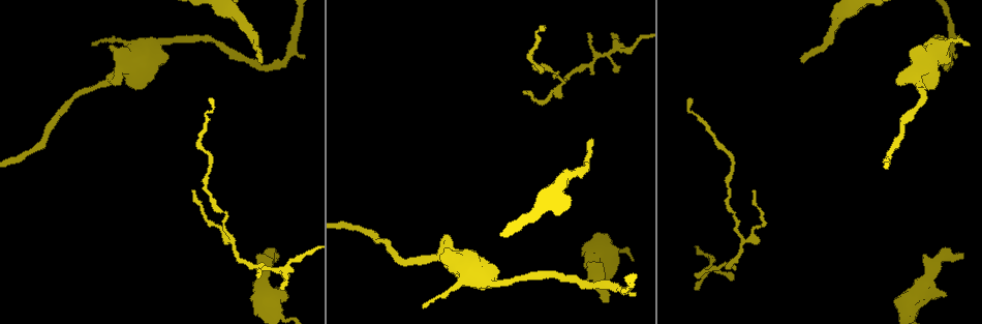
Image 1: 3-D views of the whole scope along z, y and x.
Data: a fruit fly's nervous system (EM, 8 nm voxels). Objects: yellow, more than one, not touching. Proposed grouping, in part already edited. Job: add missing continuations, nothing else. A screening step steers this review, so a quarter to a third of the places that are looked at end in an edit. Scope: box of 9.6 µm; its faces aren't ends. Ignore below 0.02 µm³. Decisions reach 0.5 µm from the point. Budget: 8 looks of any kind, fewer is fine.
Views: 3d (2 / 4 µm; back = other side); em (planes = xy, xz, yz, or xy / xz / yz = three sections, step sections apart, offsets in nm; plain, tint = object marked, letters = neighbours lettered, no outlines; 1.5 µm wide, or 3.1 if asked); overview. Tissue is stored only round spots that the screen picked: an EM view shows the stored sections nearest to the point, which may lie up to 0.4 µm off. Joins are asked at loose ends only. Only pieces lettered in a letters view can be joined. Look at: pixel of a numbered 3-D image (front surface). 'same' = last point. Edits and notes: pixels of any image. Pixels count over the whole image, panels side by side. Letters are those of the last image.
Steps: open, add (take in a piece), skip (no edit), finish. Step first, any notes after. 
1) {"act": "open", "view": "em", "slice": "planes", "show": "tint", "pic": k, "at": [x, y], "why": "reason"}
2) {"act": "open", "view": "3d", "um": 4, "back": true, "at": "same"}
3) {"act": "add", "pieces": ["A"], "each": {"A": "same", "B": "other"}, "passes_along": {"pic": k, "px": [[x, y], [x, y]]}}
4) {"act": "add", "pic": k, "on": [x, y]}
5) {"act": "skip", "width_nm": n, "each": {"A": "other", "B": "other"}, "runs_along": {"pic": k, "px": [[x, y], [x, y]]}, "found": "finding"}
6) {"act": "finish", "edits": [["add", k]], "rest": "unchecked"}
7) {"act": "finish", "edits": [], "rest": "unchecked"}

{"act": "open", "view": "em", "slice": "yz", "step": 4, "show": "letters", "pic": 1, "at": [693, 100], "why": "end of a long branch"}

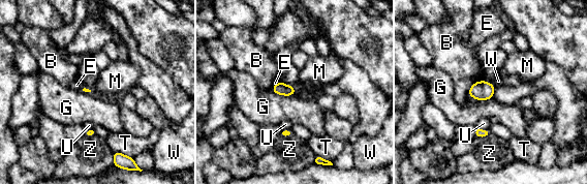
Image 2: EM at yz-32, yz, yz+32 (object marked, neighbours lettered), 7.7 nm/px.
{"act": "open", "view": "em", "slice": "planes", "show": "letters", "at": "same"}

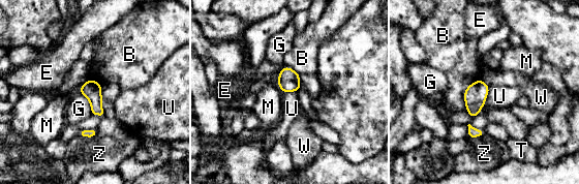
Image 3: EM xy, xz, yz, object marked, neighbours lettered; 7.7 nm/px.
{"act": "skip", "each": {"B": "other", "E": "other", "G": "other", "M": "other", "T": "other", "U": "other", "W": "other", "Z": "other"}, "border": {"pic": 3, "px": [[489, 87], [483, 104]]}, "found": "no lettered piece goes on from it"}

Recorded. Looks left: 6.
{"act": "open", "view": "em", "slice": "planes", "show": "plain", "pic": 1, "at": [608, 302], "why": "free end"}

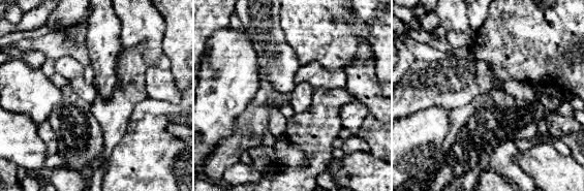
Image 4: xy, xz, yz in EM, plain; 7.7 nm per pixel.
{"act": "open", "view": "em", "slice": "planes", "show": "letters", "at": "same", "why": "what lies round it"}

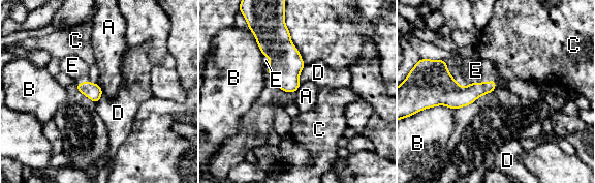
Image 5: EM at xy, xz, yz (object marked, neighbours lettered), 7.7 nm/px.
{"act": "add", "pic": 5, "on": [475, 70], "each": {"A": "other", "B": "other", "C": "other", "D": "other", "E": "same"}, "found": "it goes on there"}

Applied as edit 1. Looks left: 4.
{"act": "open", "view": "3d", "um": 4, "back": true, "pic": 1, "at": [613, 33], "why": "thin end"}

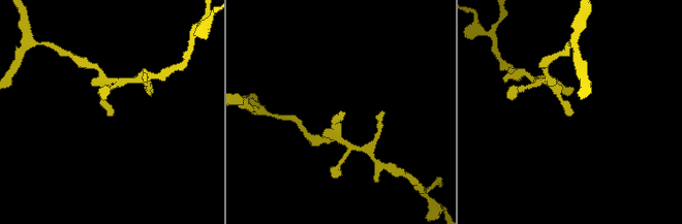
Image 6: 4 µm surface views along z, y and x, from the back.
{"act": "open", "view": "em", "slice": "planes", "show": "letters", "pic": 6, "at": [340, 112]}

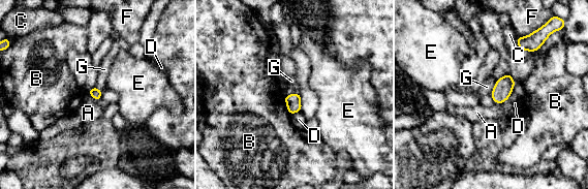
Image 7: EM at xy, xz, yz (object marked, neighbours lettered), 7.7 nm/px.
{"act": "skip", "width_nm": 80, "each": {"A": "other", "B": "other", "C": "other", "D": "other", "E": "other", "F": "other", "G": "other"}, "border": {"pic": 7, "px": [[496, 81], [490, 93]]}, "found": "no lettered piece goes on from it"}

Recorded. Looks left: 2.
{"act": "finish", "edits": [["add", 5]], "rest": "unchecked"}

